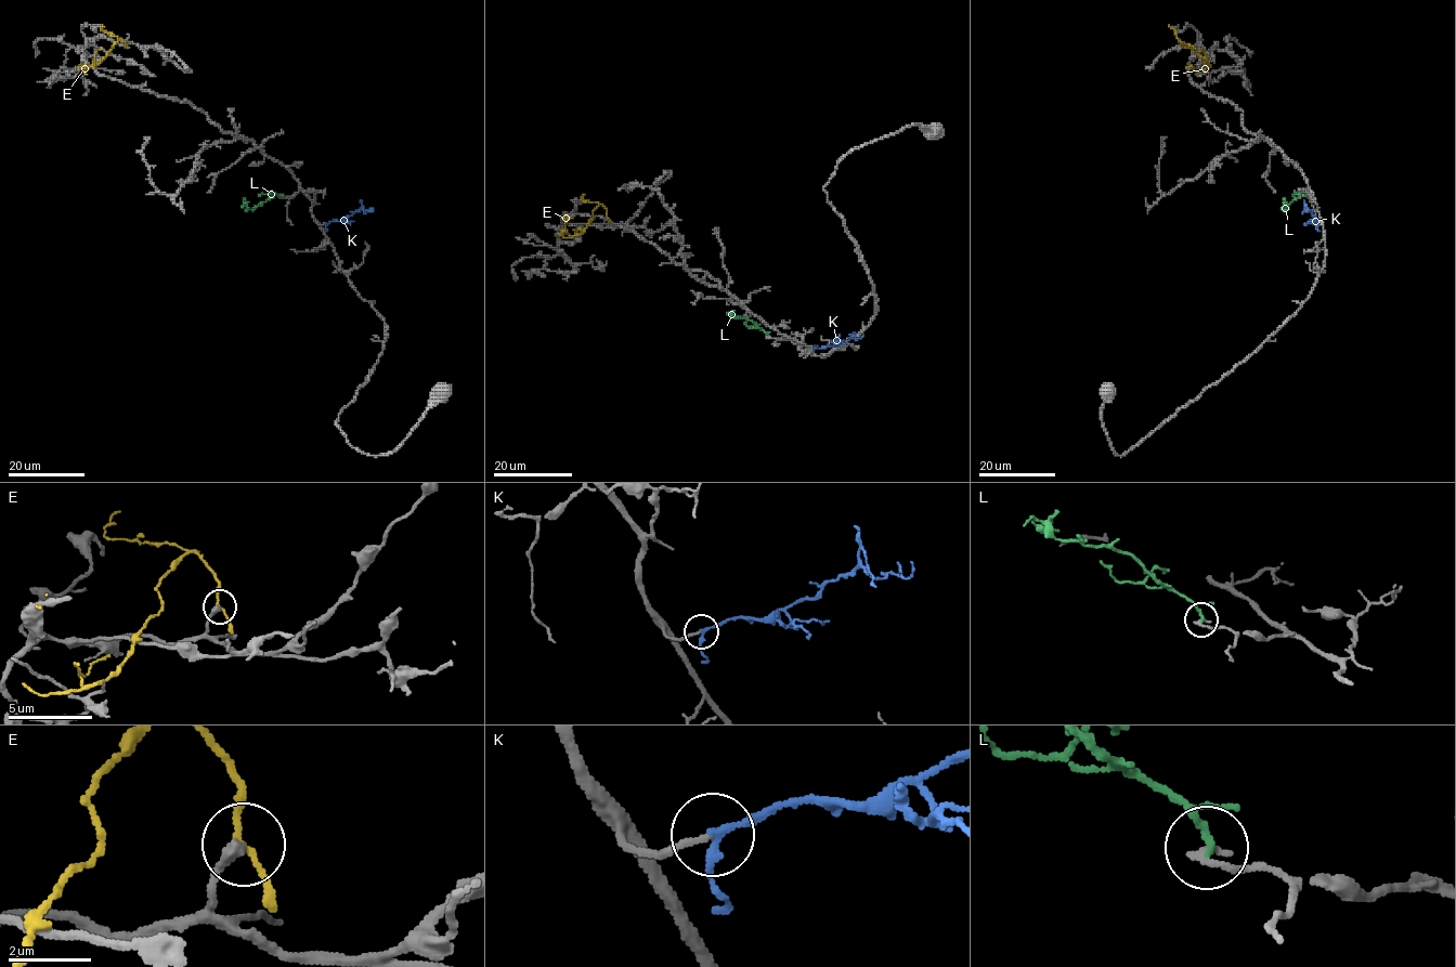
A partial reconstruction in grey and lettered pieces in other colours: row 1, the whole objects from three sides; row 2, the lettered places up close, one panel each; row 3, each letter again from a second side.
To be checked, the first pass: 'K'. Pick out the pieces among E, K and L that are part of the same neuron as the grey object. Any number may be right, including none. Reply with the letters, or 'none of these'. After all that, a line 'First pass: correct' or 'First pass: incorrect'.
K
First pass: correct

